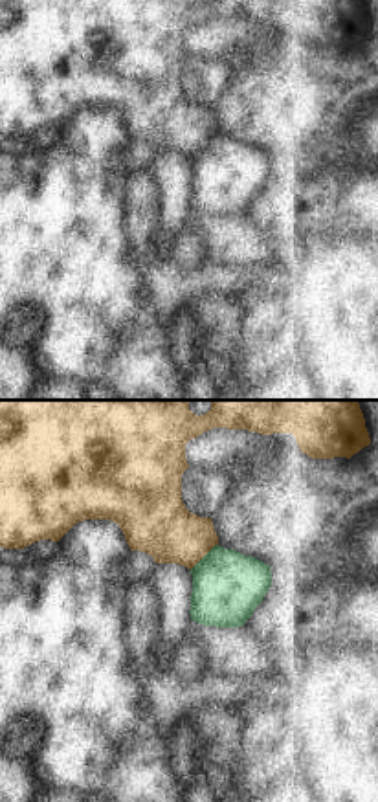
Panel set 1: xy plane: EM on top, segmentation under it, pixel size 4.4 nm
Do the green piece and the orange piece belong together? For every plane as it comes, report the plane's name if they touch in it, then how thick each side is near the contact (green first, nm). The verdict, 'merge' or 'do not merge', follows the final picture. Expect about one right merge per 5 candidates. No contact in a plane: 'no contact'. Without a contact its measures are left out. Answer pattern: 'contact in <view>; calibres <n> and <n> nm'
contact in xy; calibres 300 and 280 nm

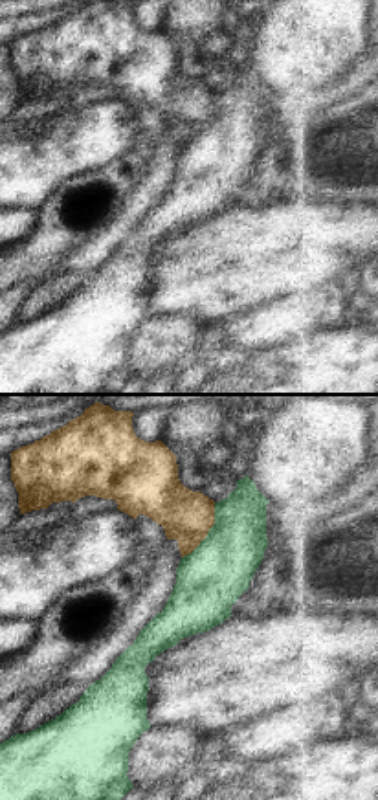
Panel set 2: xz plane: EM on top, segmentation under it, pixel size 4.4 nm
contact in xz; calibres 300 and 220 nm

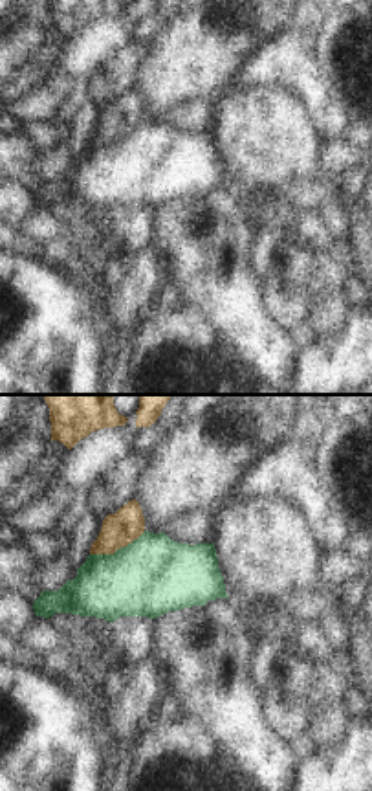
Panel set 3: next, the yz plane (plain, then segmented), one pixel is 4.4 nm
contact in yz; calibres 340 and 150 nm

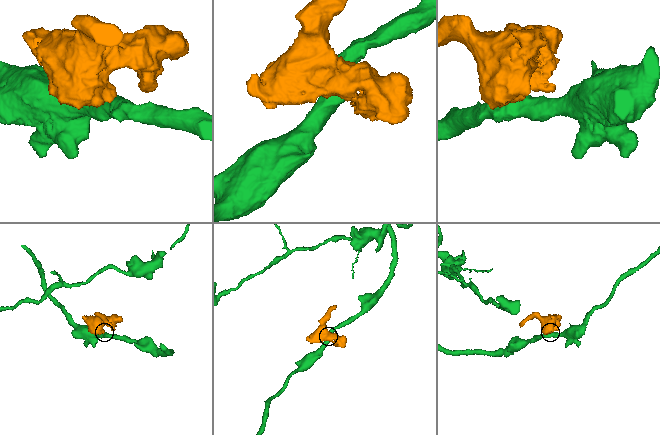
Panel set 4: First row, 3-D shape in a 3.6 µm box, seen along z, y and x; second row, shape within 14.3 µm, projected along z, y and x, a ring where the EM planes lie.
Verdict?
do not merge

